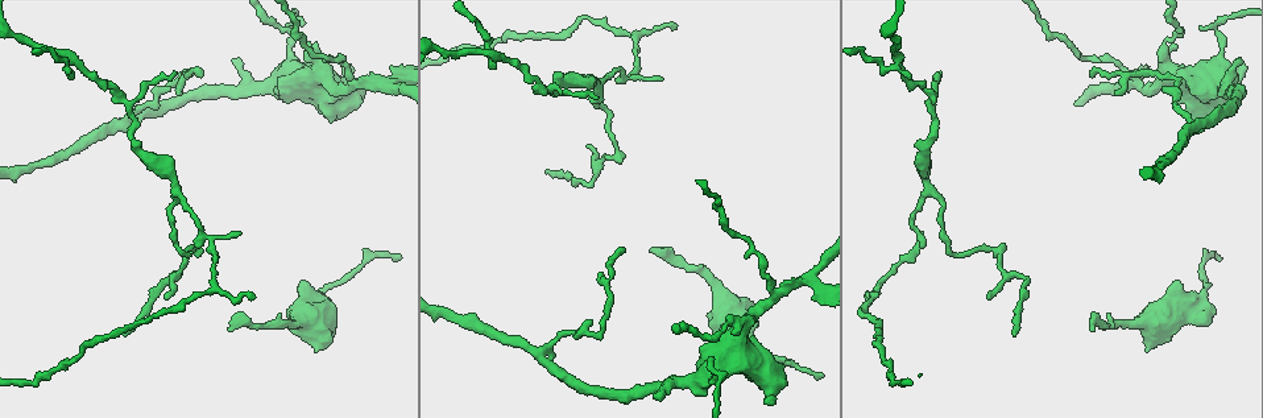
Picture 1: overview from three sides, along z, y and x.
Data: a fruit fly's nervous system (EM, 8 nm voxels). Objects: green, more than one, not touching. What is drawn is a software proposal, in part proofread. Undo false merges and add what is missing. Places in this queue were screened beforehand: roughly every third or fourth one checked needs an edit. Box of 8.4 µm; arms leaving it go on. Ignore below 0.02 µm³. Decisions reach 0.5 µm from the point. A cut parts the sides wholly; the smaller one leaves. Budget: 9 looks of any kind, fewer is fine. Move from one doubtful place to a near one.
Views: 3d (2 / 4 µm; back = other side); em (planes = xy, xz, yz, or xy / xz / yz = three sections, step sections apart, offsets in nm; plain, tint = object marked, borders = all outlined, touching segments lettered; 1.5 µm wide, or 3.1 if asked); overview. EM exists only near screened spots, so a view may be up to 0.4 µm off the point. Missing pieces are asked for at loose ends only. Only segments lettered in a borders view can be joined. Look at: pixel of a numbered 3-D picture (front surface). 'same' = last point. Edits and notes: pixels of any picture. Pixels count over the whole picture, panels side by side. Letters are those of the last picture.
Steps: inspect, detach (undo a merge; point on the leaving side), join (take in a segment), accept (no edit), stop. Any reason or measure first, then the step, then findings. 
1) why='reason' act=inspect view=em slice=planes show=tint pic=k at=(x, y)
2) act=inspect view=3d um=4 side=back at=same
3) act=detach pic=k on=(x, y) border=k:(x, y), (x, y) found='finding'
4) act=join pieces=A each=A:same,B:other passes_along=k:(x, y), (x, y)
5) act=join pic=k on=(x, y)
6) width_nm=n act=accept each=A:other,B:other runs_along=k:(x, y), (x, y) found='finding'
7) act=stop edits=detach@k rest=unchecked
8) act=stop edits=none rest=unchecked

why='tapers out' act=inspect view=3d um=4 pic=1 at=(229, 328)

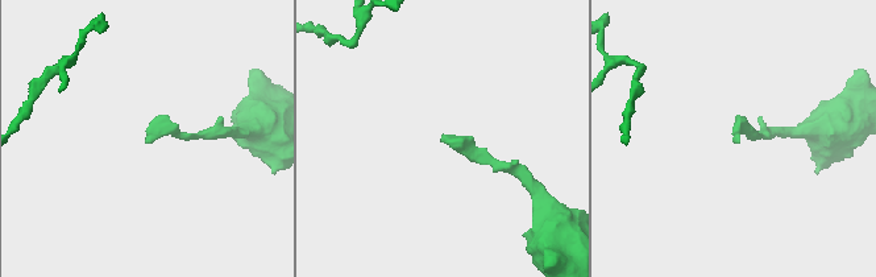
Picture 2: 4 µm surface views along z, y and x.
act=inspect view=em slice=yz step=4 show=tint pic=2 at=(146, 141)

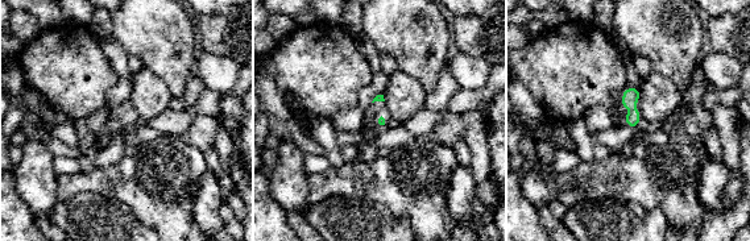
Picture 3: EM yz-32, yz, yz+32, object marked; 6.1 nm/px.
why='another direction' act=inspect view=em slice=xy step=8 show=borders at=same

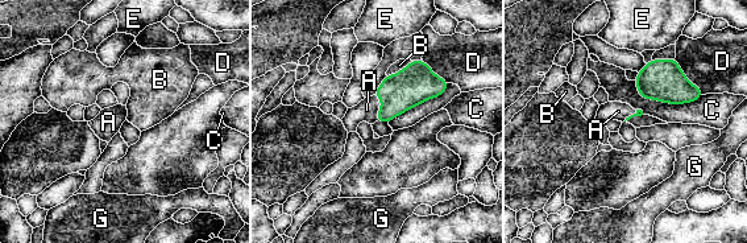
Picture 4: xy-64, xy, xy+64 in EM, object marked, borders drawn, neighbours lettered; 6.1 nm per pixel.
act=join pieces=A each=A:same,B:other,C:other,D:other,E:other,G:other passes_along=4:(414, 85), (380, 107), (366, 110) found='it goes on there'

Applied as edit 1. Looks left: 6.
why='see it whole again' act=inspect view=overview

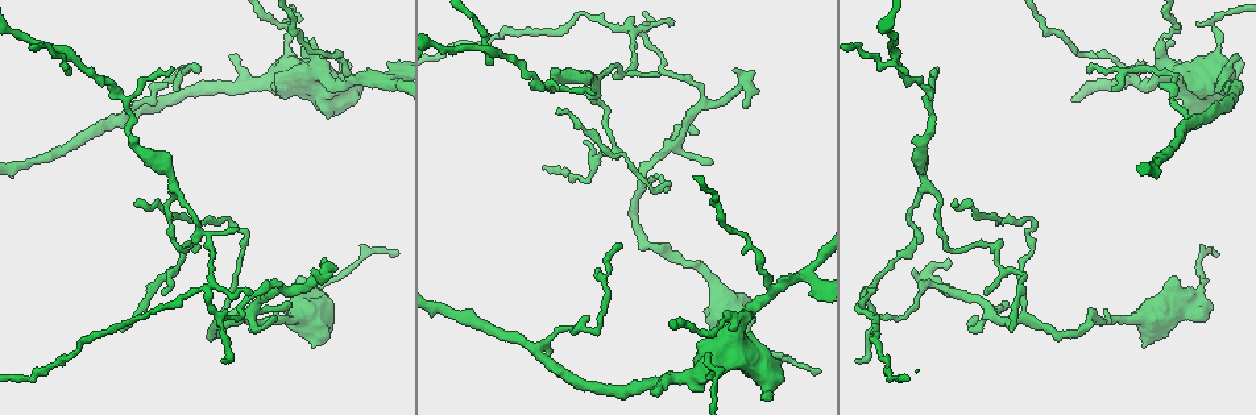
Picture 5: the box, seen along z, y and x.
why='free end' act=inspect view=3d um=4 side=back pic=5 at=(121, 332)

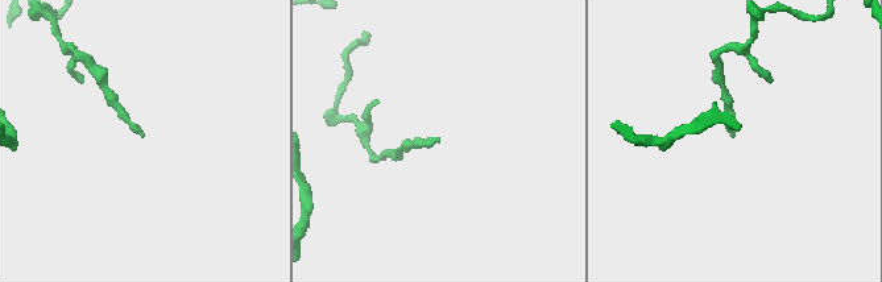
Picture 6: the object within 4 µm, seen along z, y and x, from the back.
why='shape alone is not enough' act=inspect view=em slice=xz step=8 show=borders pic=6 at=(439, 138)

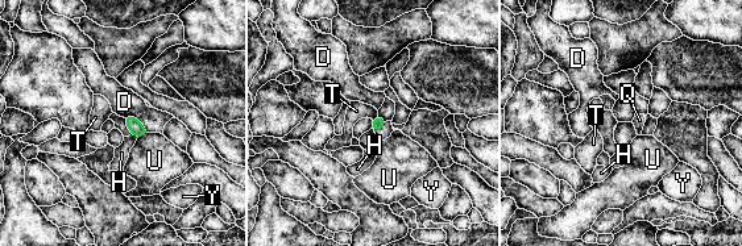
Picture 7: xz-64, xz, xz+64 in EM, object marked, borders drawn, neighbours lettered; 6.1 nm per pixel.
why='another direction' act=inspect view=em slice=xy step=8 show=borders at=same

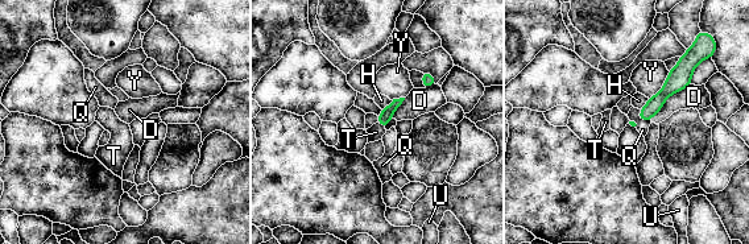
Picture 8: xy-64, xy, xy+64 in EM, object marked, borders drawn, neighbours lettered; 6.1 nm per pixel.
longest_contact=D:340nm act=join pieces=T each=D:other,H:other,Q:other,T:same,U:other,Y:other found='the neuron continues'

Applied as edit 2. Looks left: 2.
act=stop edits=join@4,join@8 rest=unchecked

